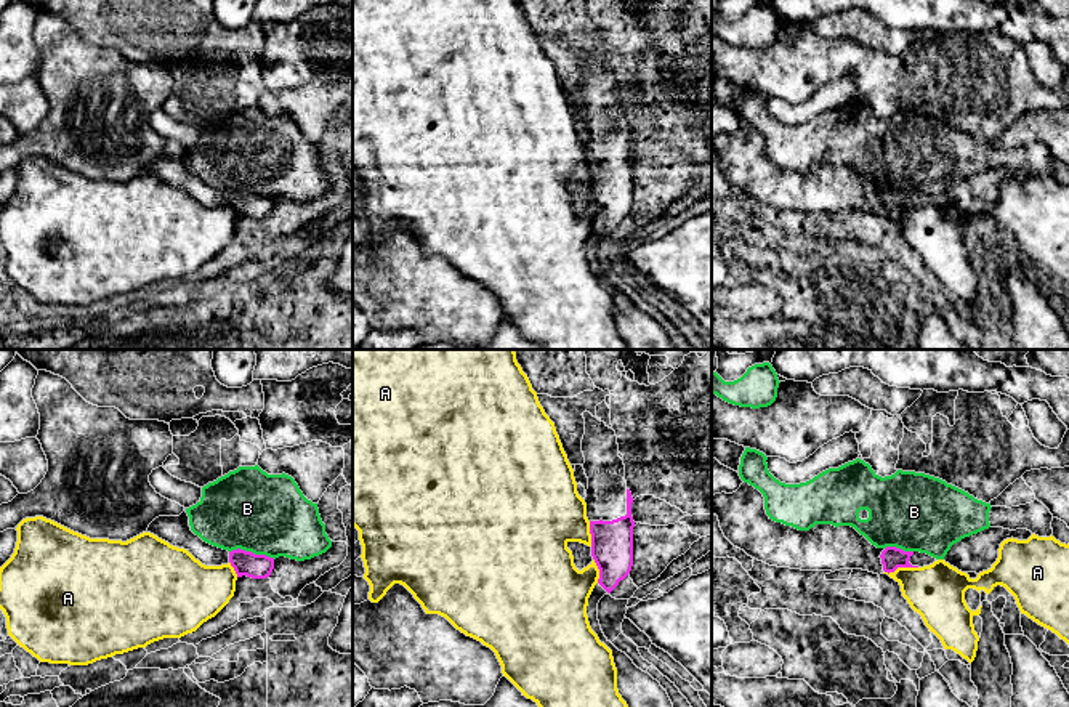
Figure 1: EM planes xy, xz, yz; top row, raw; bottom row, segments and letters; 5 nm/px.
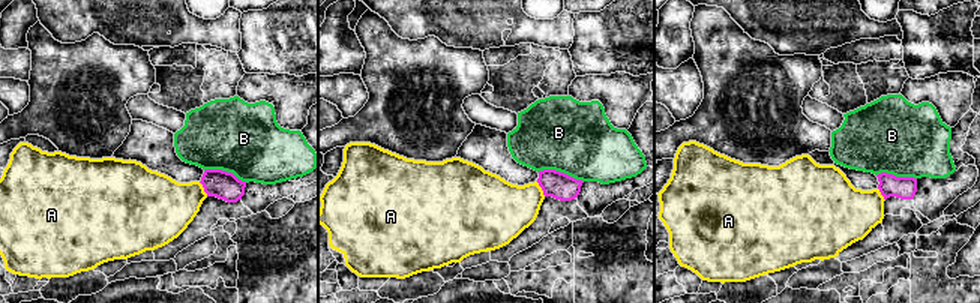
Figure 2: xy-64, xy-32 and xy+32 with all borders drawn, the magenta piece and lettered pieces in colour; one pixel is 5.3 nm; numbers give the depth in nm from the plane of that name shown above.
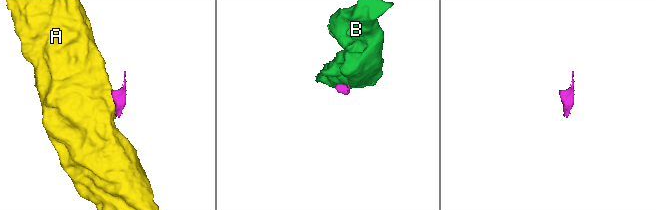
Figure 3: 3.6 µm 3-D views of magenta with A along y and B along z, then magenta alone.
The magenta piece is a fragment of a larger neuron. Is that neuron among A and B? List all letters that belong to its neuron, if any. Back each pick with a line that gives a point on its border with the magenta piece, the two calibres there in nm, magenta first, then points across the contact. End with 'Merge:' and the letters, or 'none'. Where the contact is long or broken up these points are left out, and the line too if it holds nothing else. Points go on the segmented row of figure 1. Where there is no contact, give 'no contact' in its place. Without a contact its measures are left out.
Merge: none

